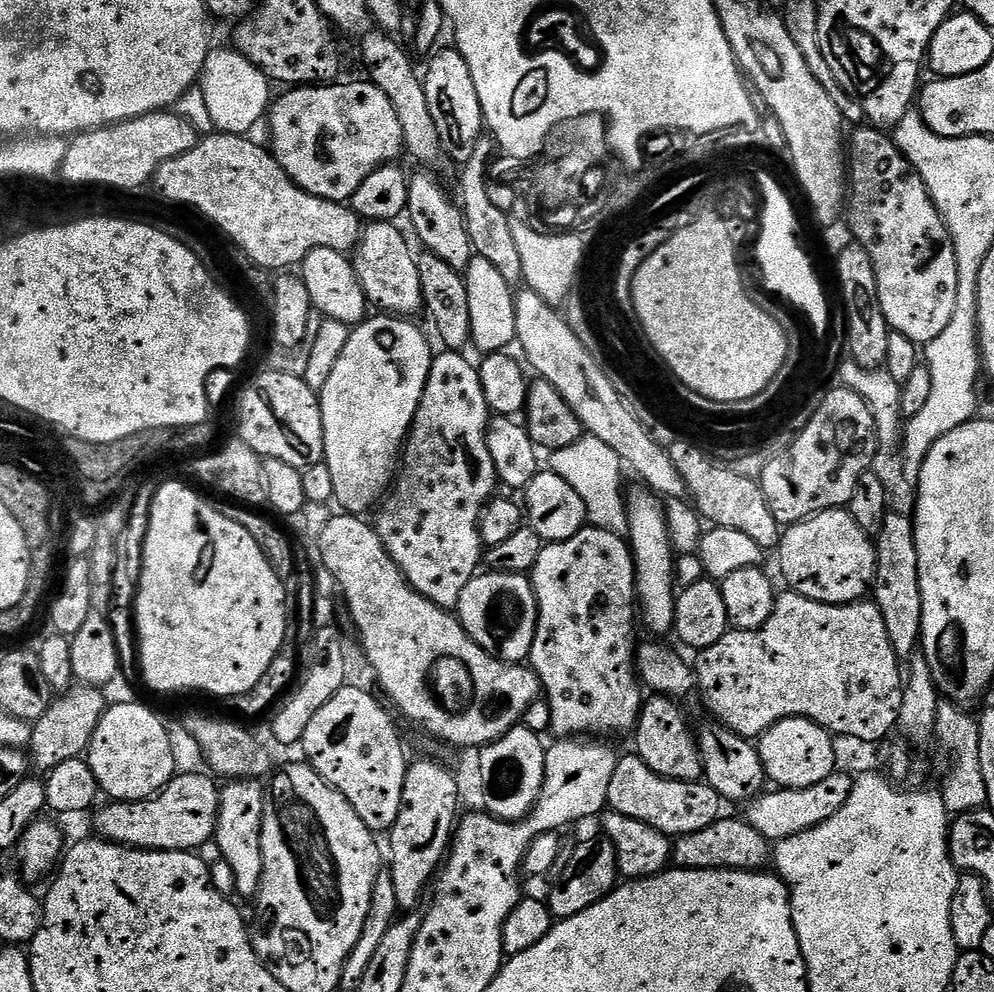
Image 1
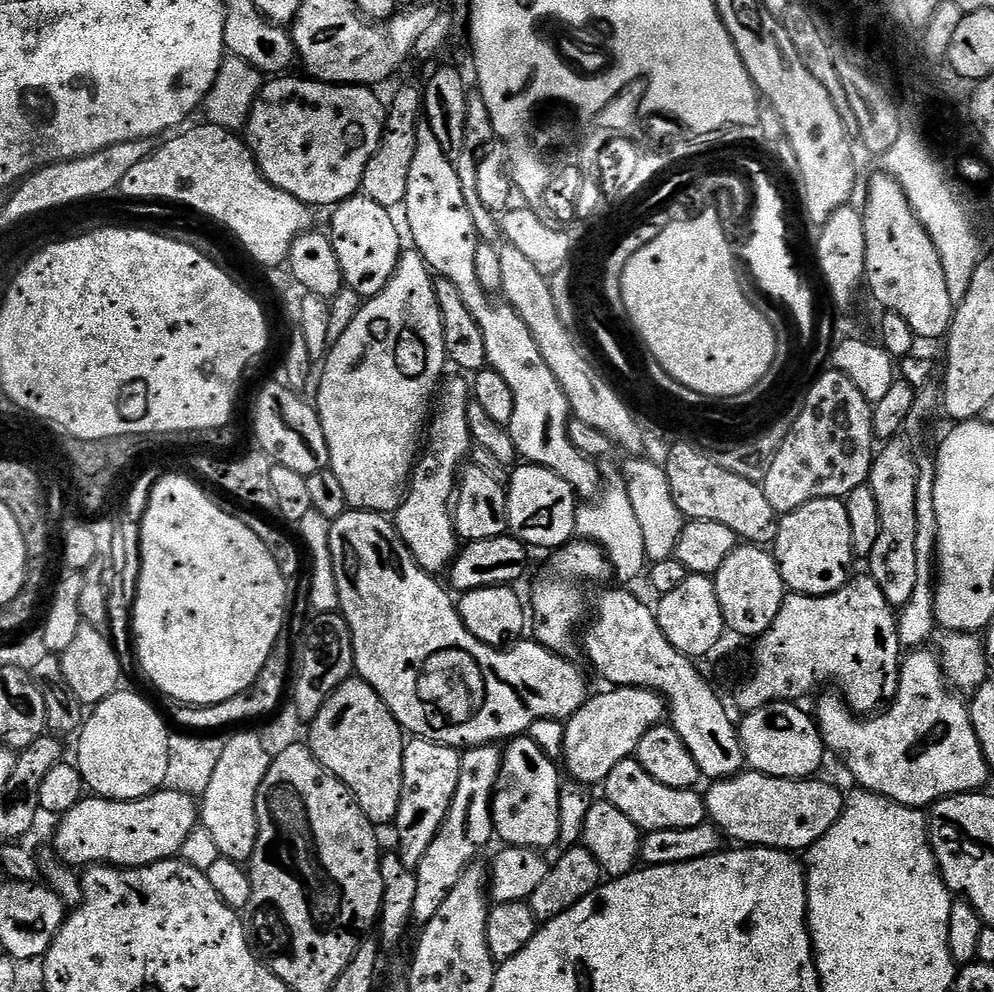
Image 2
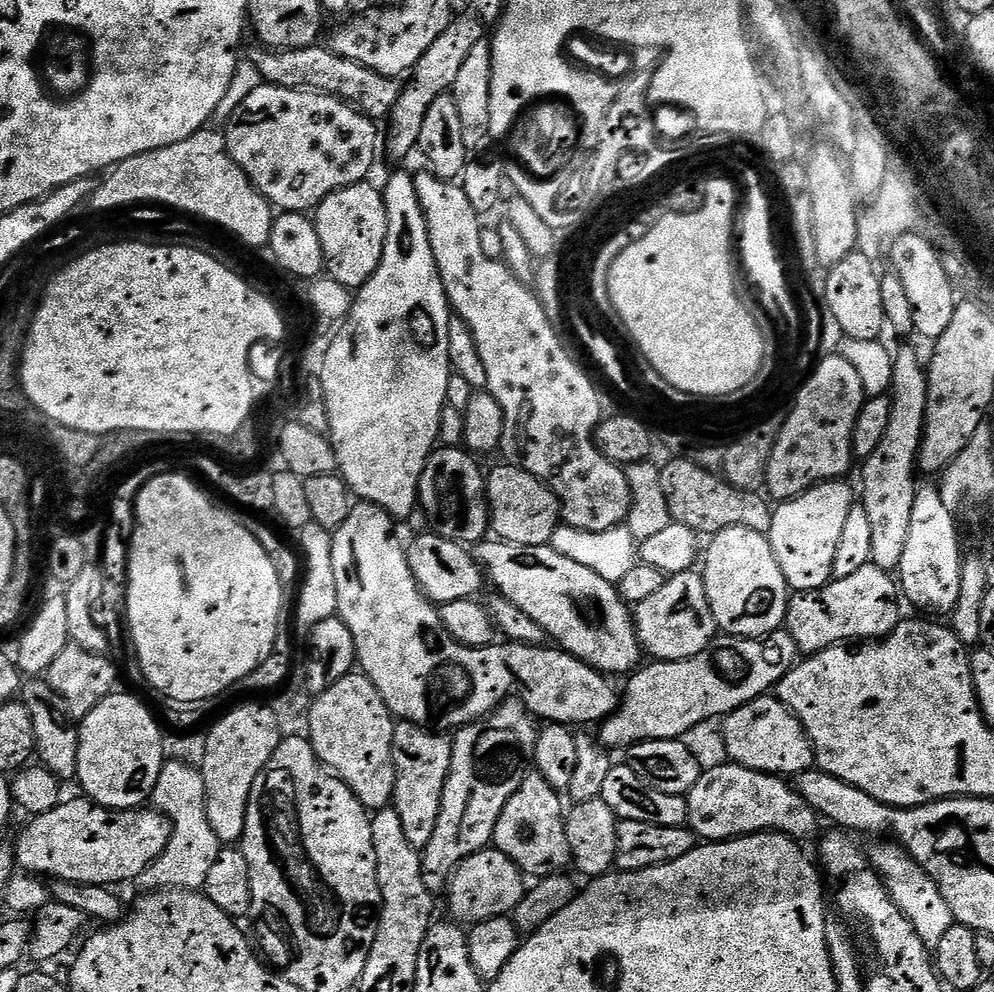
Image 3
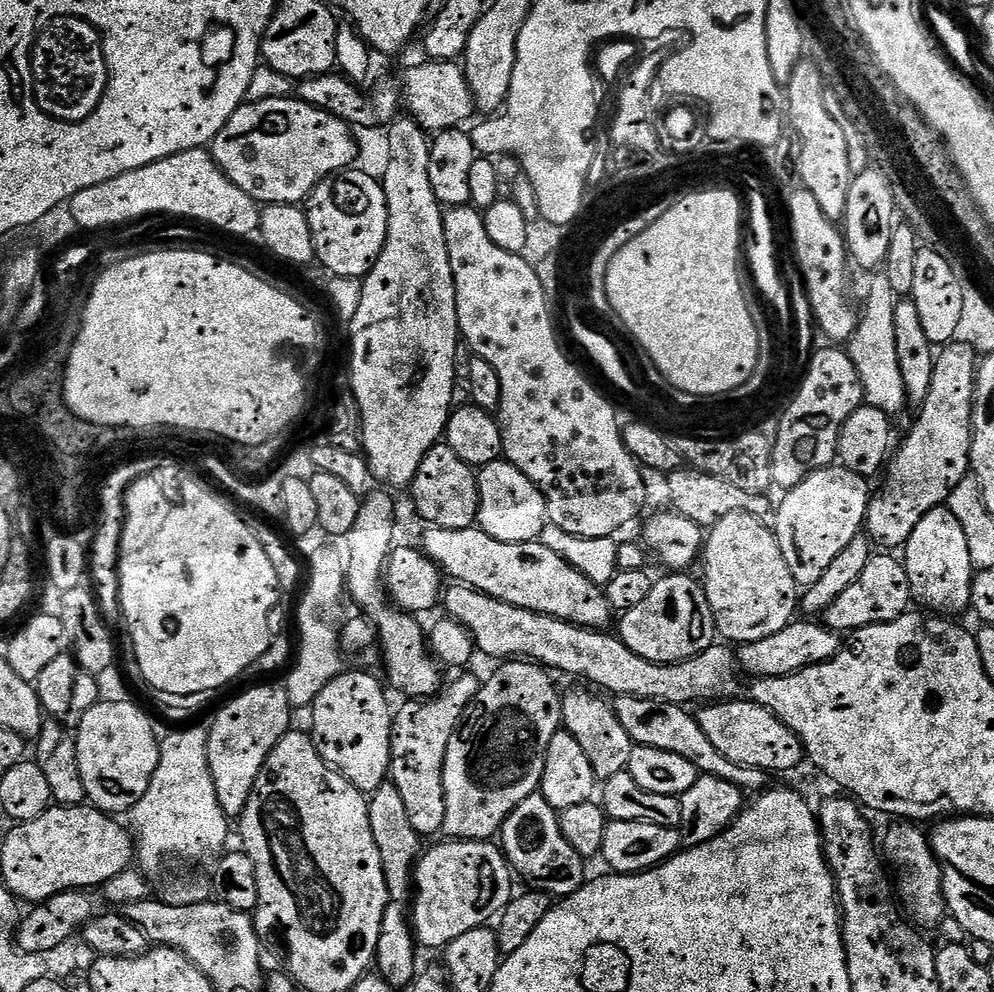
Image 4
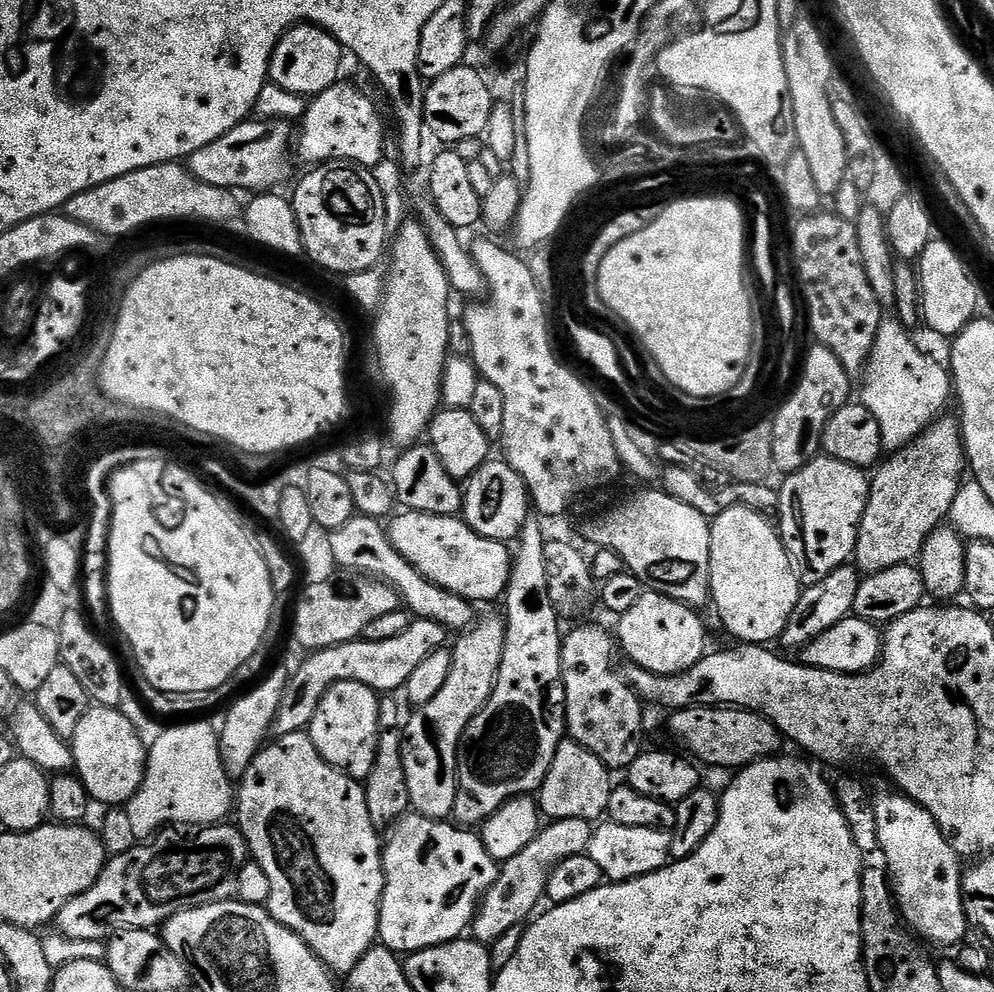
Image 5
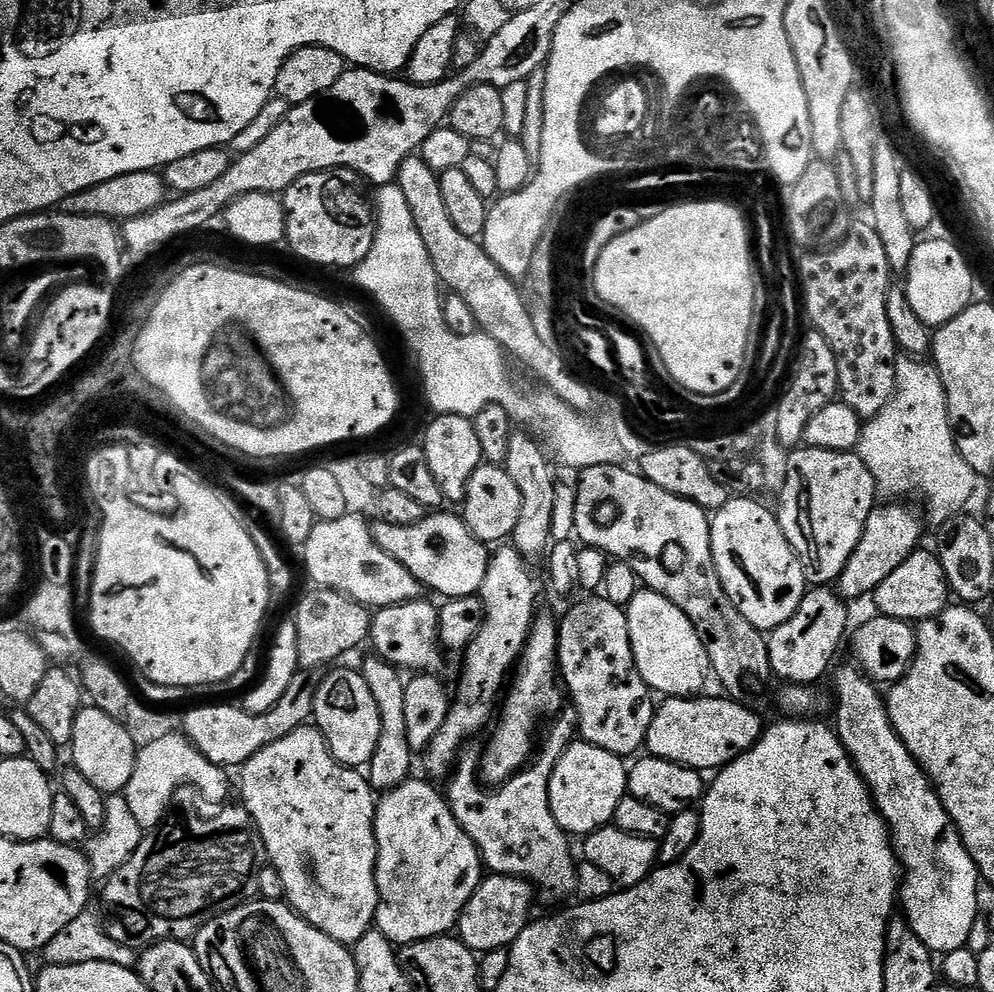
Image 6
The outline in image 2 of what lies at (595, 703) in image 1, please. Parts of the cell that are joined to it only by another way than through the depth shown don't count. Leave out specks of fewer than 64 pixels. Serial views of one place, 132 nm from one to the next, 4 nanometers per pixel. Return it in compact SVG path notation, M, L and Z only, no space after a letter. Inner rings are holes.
M573 538L562 547L551 553L552 561L548 569L536 580L532 588L532 604L530 600L530 628L534 633L537 644L556 652L565 658L575 657L578 652L578 629L581 627L580 619L584 611L589 611L590 604L584 601L583 584L596 584L613 575L604 551L596 544L586 540ZM580 624L580 625L579 625ZM576 627L577 632L576 632Z

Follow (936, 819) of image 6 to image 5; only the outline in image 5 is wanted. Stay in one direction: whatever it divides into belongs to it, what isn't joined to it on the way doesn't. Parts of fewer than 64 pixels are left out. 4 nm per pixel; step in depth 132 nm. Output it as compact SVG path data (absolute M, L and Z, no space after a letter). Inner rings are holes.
M899 790L892 792L876 792L874 806L874 822L878 822L878 842L882 842L882 850L886 850L888 875L892 881L892 894L896 898L896 906L900 910L905 924L921 941L932 944L956 944L964 939L968 928L968 915L964 909L964 873L960 868L962 857L948 844L942 834L938 822L930 818L930 814L918 802L905 796Z

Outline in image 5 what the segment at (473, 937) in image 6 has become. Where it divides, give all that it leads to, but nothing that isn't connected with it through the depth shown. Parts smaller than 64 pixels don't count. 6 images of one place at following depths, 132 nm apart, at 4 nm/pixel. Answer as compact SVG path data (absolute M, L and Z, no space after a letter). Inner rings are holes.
M562 818L545 823L537 832L534 842L526 846L526 850L521 850L519 854L514 854L514 858L499 865L496 880L484 895L476 916L472 919L471 935L481 944L490 946L498 938L502 938L506 930L521 927L537 911L536 903L545 899L548 876L553 869L566 858L587 853L592 829L593 825L582 818Z

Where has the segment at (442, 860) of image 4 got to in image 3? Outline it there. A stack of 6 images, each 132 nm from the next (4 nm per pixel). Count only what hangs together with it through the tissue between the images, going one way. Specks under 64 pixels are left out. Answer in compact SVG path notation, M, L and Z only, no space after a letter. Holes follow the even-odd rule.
M489 846L483 852L475 852L456 868L446 889L448 912L453 921L471 926L499 916L515 913L526 891L526 877L509 856Z

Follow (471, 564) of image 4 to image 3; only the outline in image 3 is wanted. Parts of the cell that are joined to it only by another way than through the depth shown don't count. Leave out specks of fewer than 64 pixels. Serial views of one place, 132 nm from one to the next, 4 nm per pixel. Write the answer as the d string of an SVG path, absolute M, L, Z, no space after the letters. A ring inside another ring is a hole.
M488 538L479 545L478 559L486 573L487 579L496 583L495 591L504 596L522 614L530 614L538 626L542 626L545 637L552 636L563 651L569 652L574 658L584 660L597 672L613 674L624 672L631 674L641 667L642 649L640 635L636 633L634 612L620 595L620 589L615 583L606 581L601 575L596 574L588 566L574 562L565 554L558 554L551 543L538 546L522 546L510 544L499 538Z

